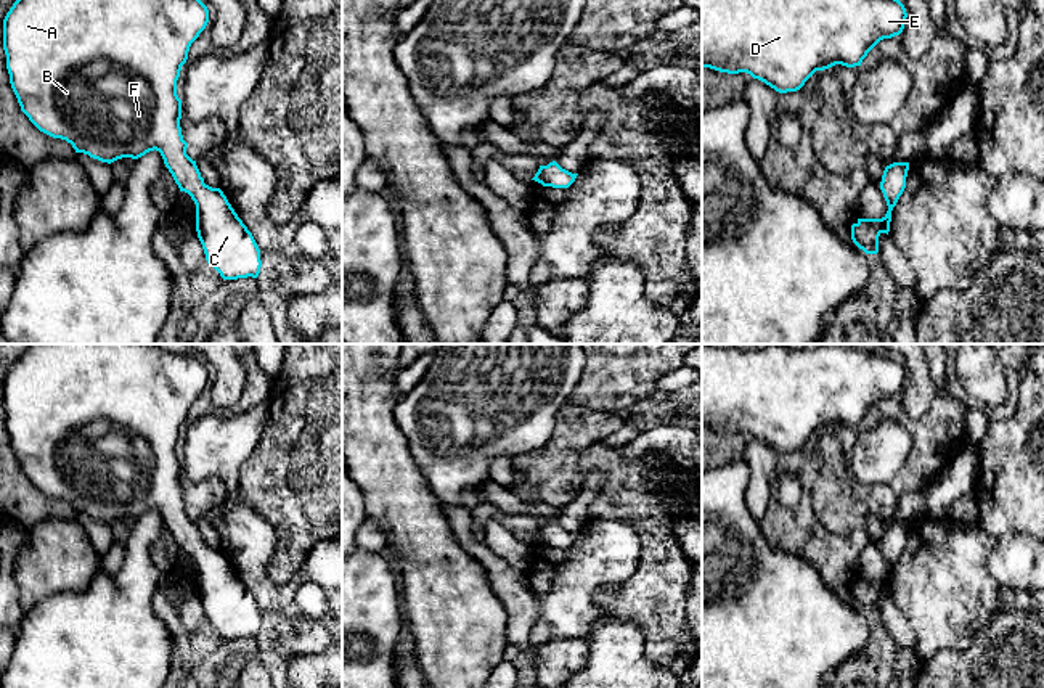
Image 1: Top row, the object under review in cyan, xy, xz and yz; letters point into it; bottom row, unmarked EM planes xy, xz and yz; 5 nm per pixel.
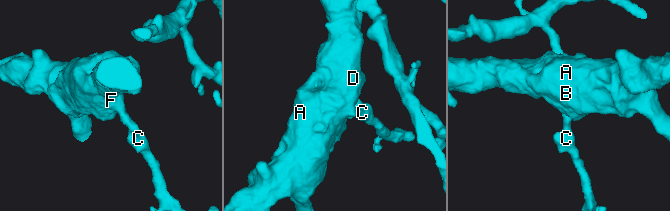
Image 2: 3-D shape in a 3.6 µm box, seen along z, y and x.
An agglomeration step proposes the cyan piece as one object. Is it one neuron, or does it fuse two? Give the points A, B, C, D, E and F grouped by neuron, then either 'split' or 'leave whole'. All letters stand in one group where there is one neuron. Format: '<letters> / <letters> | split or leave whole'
A B C D E F | leave whole

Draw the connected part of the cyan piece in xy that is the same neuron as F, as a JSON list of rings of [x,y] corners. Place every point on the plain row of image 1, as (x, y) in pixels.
[[[31,344],[26,352],[13,363],[10,371],[3,379],[3,410],[6,415],[6,429],[10,434],[11,448],[18,458],[21,471],[29,477],[29,481],[43,493],[66,500],[72,505],[75,513],[88,514],[93,519],[101,522],[114,522],[122,518],[138,519],[149,511],[159,511],[165,527],[172,534],[180,551],[185,551],[191,556],[196,564],[196,592],[202,604],[206,620],[210,624],[223,640],[238,640],[238,638],[257,638],[260,633],[262,620],[260,609],[238,577],[226,556],[220,548],[212,548],[204,543],[201,532],[186,514],[188,503],[183,500],[180,479],[181,479],[181,460],[177,455],[177,440],[180,437],[181,426],[188,420],[188,412],[191,403],[199,397],[209,383],[209,370],[196,355],[183,355],[177,352],[169,352],[161,346],[151,344]]]

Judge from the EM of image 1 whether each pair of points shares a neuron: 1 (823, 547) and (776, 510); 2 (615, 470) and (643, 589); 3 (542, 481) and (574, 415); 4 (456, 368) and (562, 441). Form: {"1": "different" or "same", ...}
{"1": "same", "2": "same", "3": "same", "4": "different"}

